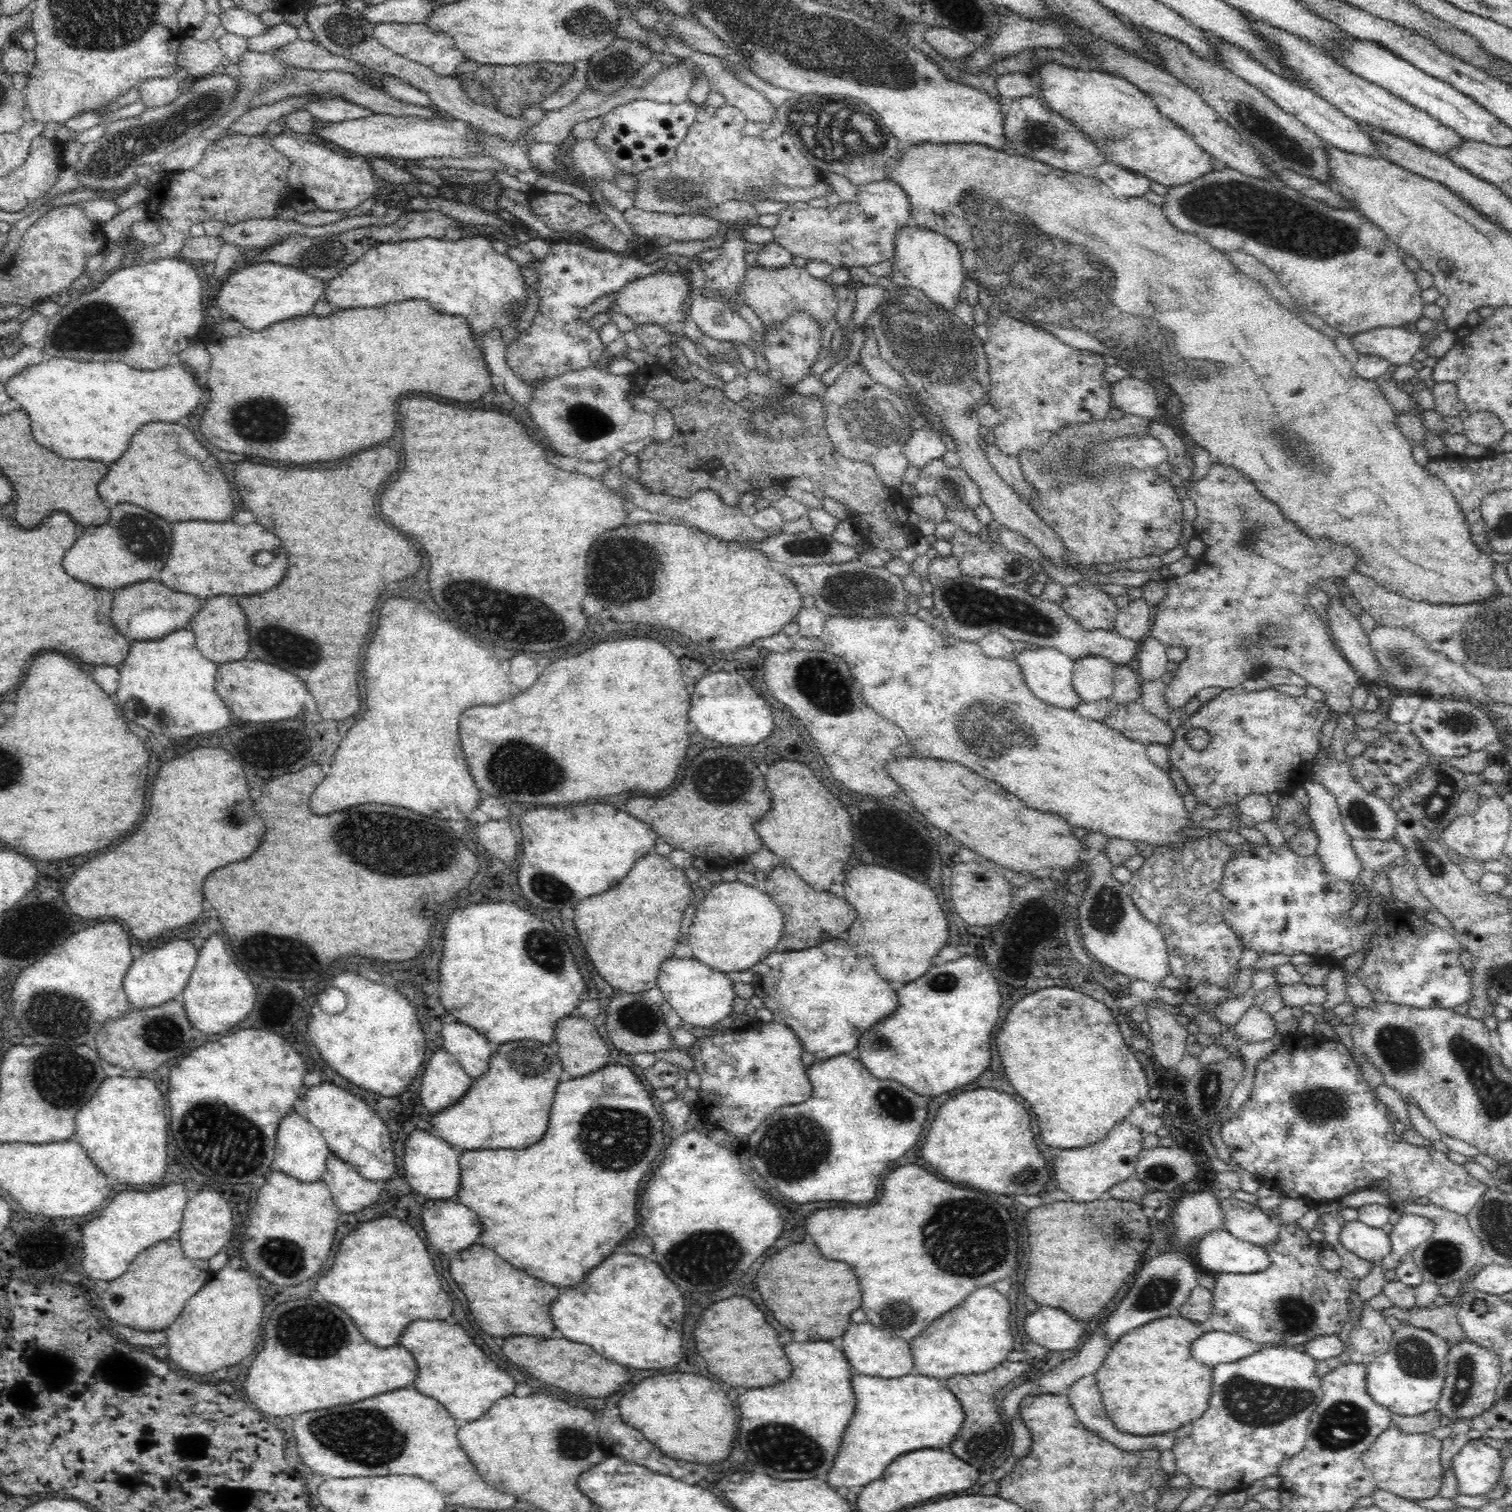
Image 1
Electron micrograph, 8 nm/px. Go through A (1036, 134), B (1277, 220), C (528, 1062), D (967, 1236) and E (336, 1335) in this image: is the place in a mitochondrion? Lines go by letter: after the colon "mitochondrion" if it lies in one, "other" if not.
A: mitochondrion
B: mitochondrion
C: mitochondrion
D: mitochondrion
E: mitochondrion

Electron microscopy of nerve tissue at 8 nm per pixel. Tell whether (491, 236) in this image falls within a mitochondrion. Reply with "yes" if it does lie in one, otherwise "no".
no

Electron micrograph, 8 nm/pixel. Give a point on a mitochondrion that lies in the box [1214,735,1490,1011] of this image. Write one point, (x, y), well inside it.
(1435, 805)

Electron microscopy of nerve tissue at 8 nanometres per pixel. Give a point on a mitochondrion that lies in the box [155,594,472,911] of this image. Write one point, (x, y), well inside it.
(400, 846)

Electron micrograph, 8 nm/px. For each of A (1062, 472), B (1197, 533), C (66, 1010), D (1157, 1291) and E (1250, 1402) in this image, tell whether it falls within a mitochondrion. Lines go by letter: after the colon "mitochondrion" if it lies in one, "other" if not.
A: mitochondrion
B: other
C: mitochondrion
D: mitochondrion
E: mitochondrion

